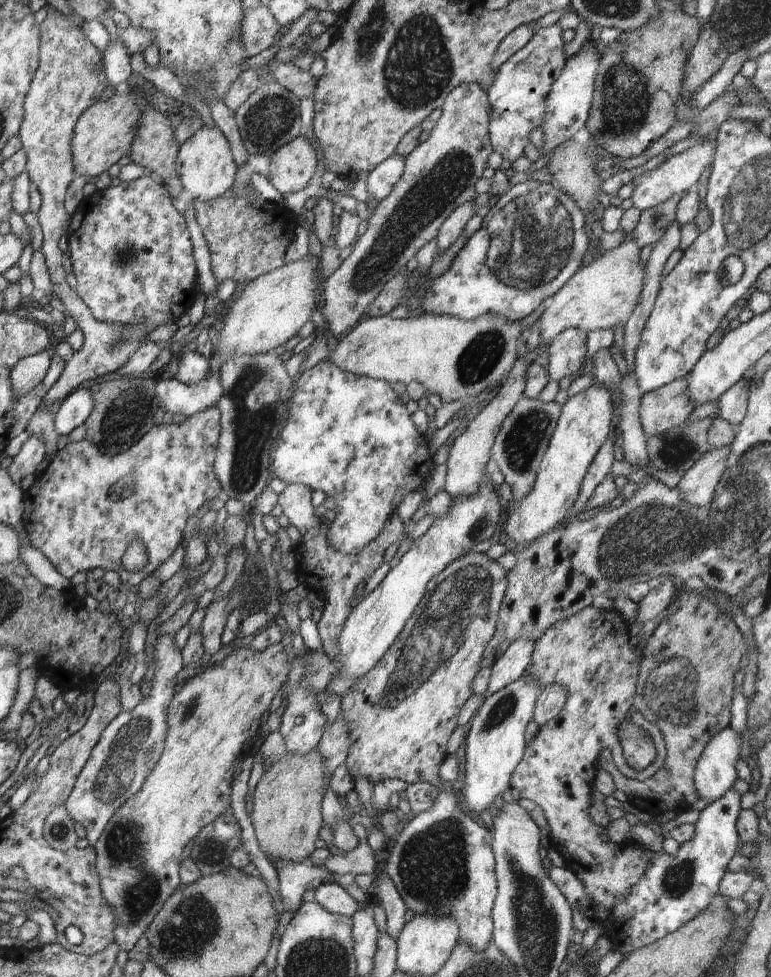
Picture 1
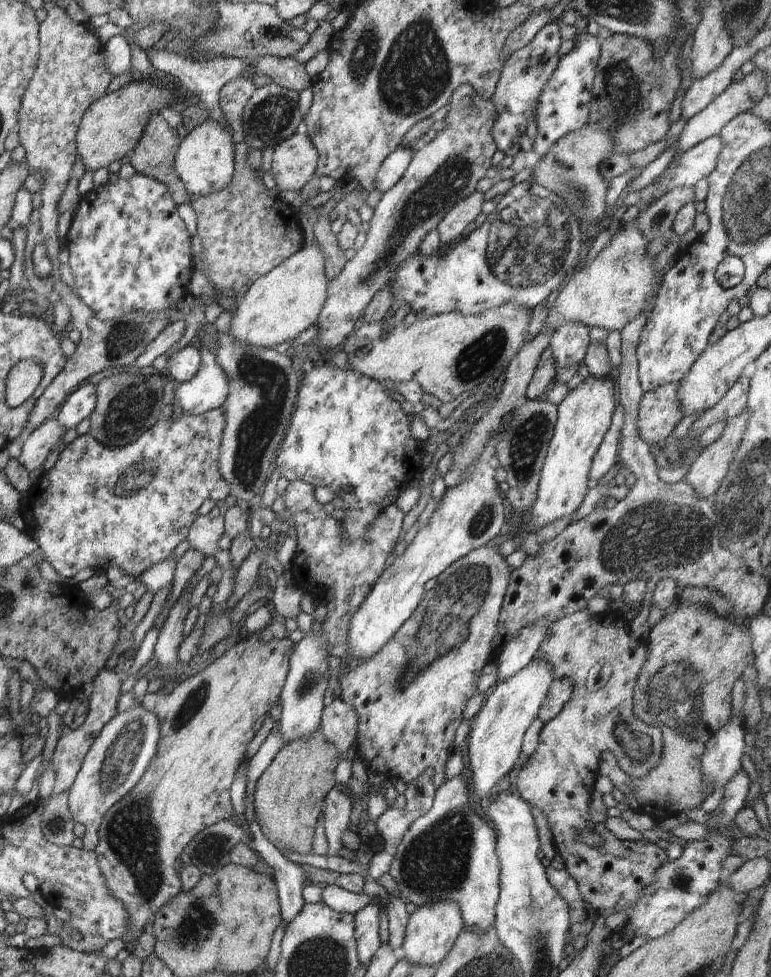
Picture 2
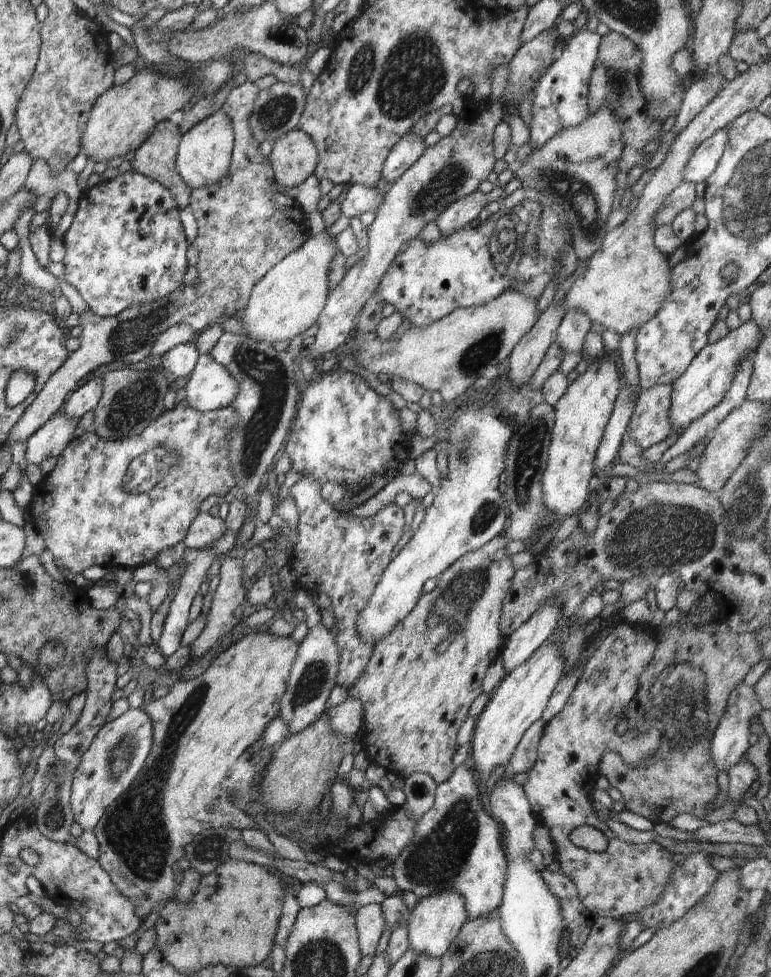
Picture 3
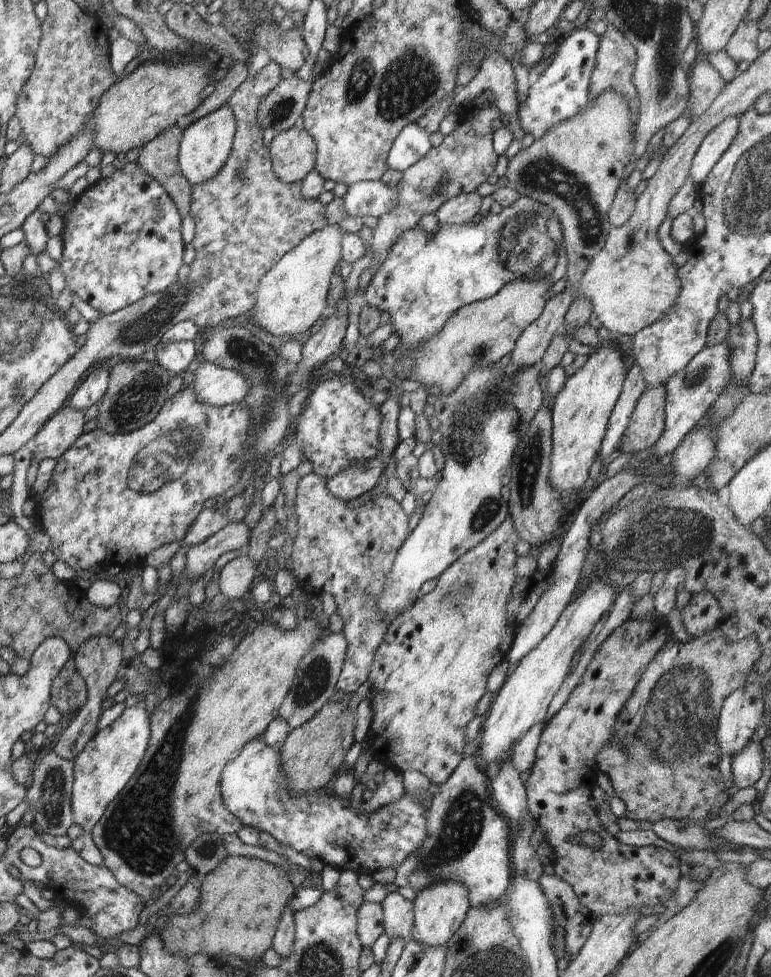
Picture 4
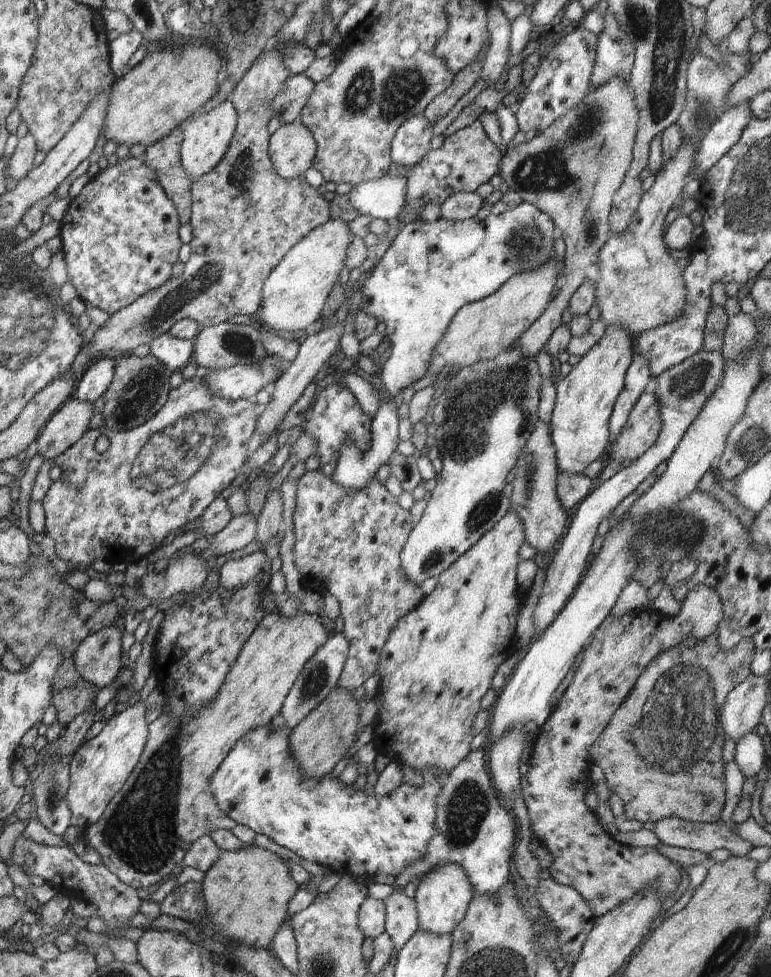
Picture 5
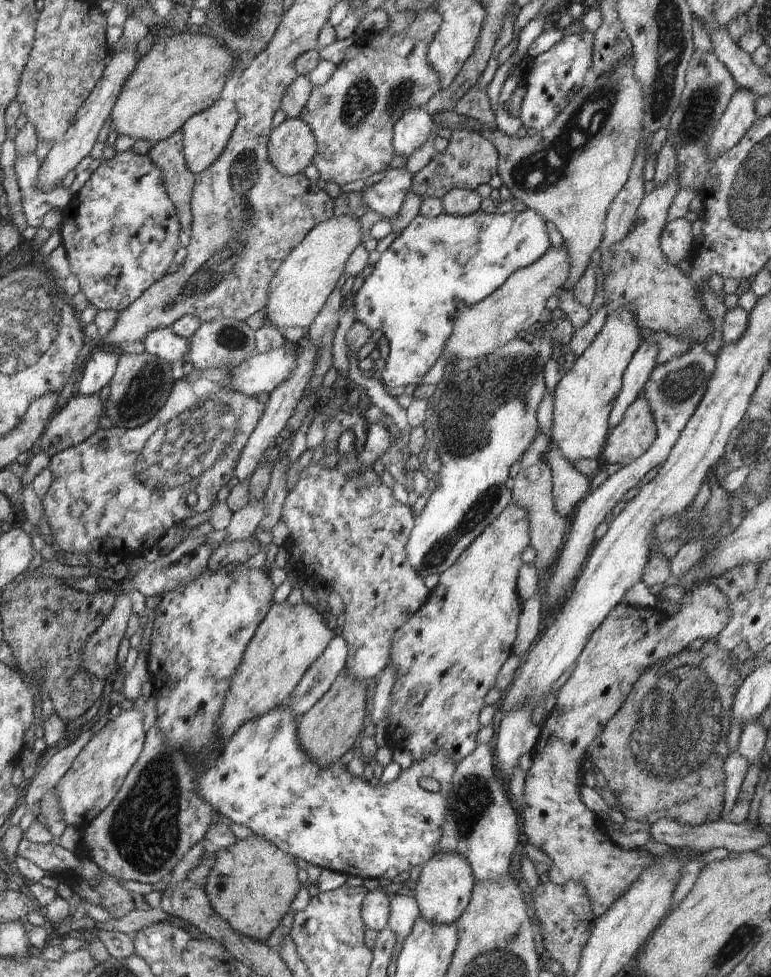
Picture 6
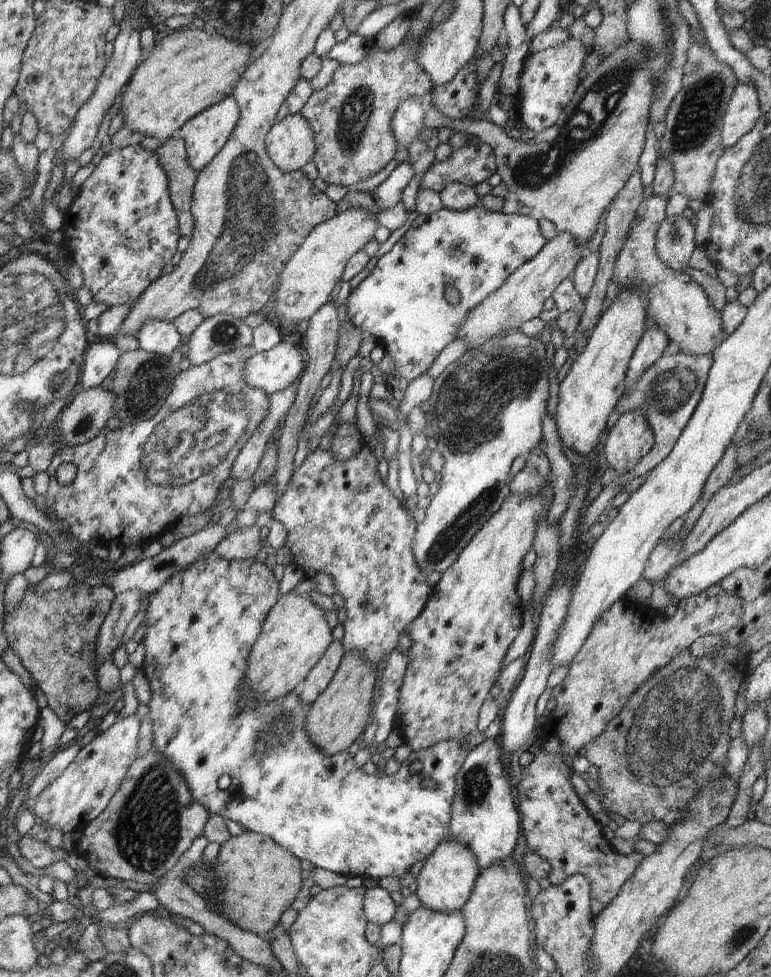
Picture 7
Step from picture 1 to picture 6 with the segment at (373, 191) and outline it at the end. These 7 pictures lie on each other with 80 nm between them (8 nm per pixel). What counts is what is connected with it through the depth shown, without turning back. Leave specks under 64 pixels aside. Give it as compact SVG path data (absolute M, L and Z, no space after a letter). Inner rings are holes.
M424 107L406 109L393 128L396 155L409 157L429 136L434 136L433 118Z

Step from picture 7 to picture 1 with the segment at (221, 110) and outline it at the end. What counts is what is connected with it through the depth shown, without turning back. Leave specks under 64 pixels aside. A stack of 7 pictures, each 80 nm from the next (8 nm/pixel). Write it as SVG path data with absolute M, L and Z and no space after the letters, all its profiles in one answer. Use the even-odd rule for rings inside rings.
M204 125L190 135L179 146L175 164L175 171L180 177L186 197L209 201L222 196L235 184L238 166L234 162L226 137L216 126L210 128Z

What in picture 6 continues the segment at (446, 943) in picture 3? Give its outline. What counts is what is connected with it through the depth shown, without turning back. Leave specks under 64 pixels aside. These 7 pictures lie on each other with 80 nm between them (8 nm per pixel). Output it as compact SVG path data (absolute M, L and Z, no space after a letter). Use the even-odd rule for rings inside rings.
M437 852L426 864L423 864L415 882L415 899L421 916L438 924L450 924L457 921L468 906L476 883L466 858L459 854Z

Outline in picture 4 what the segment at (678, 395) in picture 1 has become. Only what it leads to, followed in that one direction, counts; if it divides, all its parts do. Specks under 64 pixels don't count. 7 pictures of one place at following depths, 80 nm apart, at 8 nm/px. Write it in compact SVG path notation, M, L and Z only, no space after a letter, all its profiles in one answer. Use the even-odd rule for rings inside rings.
M665 386L645 390L620 439L618 453L630 452L633 455L650 450L661 437L664 427Z

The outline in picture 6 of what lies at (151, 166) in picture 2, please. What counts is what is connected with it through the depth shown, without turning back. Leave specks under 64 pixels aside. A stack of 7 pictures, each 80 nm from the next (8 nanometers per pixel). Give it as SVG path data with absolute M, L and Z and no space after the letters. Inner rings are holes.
M183 132L171 134L149 150L151 161L161 170L163 185L176 207L179 223L184 230L191 227L191 192L195 174L187 167L183 155Z

